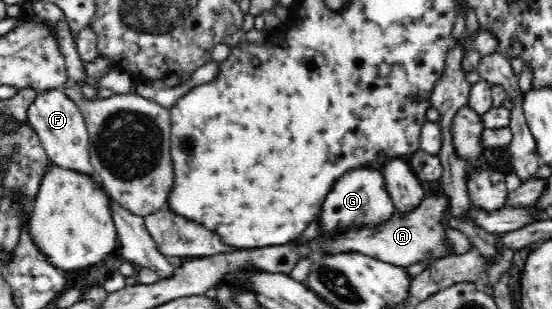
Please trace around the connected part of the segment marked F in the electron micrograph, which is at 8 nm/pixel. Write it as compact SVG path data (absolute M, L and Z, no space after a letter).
M62 90L39 91L27 109L26 117L32 129L38 134L38 139L53 165L88 173L100 182L97 171L93 169L89 160L89 133L84 116L66 92Z

